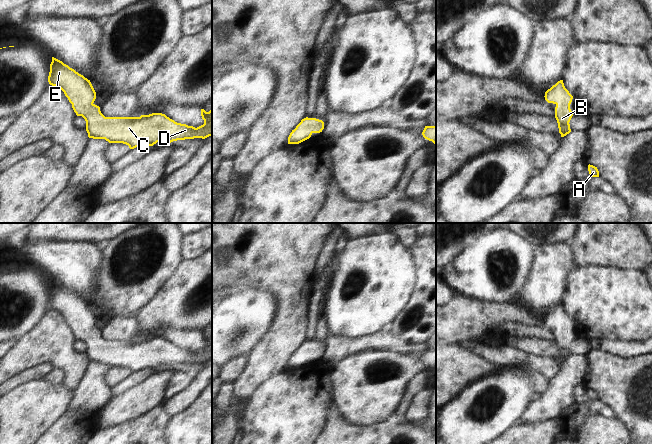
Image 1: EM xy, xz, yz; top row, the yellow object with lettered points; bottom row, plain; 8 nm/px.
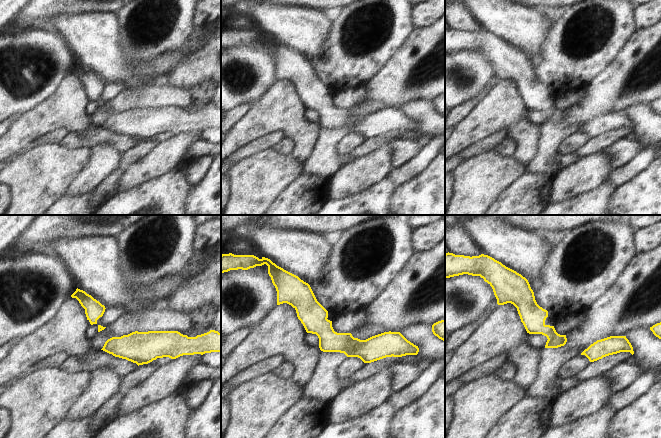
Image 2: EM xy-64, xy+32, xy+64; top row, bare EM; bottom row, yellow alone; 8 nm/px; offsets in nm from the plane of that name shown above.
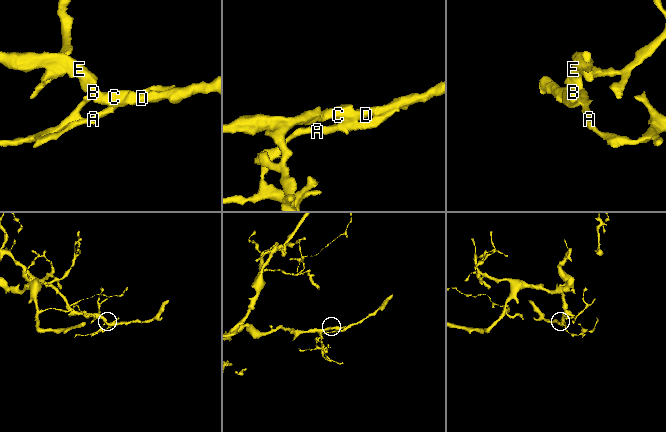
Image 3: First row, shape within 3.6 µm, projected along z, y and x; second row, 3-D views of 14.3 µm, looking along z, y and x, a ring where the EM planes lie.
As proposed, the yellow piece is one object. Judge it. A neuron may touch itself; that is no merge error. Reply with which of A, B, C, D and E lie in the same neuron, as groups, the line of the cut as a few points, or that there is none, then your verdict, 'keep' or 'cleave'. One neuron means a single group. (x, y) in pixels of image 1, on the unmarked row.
A B C D E; no cut; keep

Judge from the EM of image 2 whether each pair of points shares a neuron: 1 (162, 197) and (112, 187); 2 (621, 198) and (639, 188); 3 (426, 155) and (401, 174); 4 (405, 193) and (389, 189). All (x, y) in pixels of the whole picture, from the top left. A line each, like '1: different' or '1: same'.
1: different
2: same
3: same
4: different

